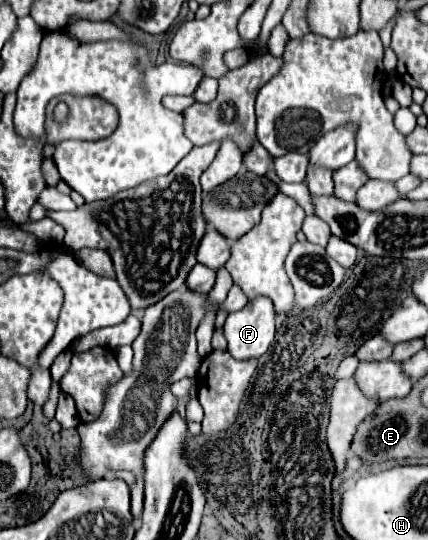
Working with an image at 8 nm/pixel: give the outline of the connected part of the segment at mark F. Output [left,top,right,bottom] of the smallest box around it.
[224,297,274,361]

